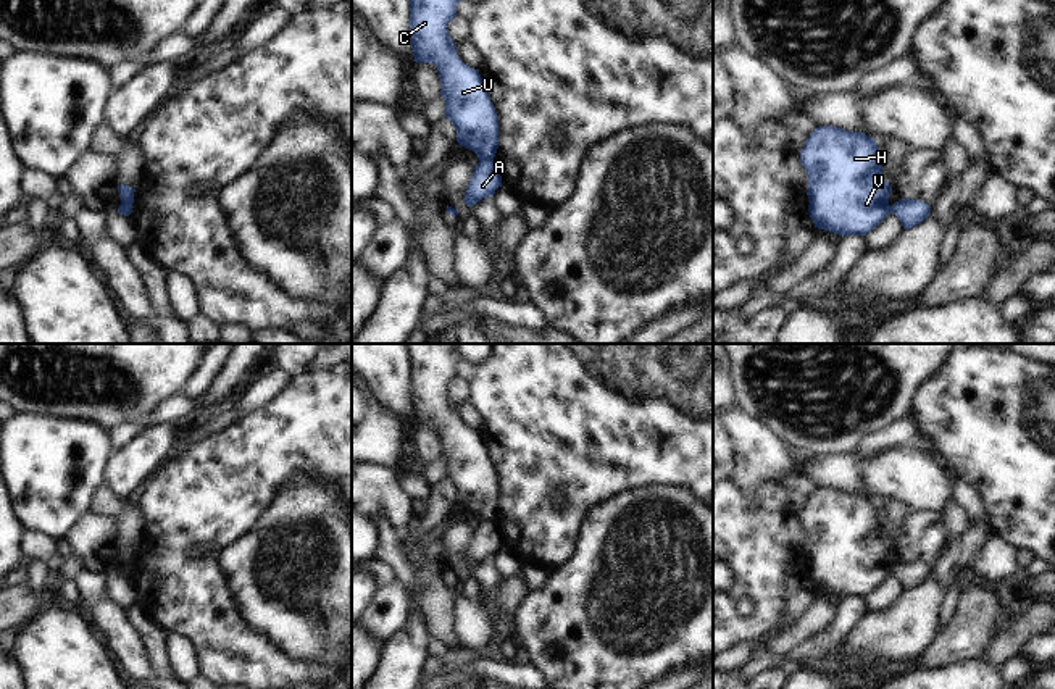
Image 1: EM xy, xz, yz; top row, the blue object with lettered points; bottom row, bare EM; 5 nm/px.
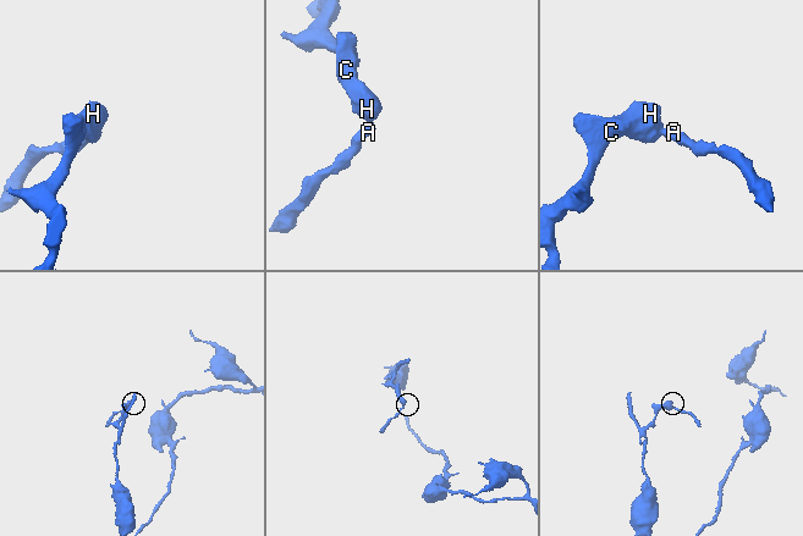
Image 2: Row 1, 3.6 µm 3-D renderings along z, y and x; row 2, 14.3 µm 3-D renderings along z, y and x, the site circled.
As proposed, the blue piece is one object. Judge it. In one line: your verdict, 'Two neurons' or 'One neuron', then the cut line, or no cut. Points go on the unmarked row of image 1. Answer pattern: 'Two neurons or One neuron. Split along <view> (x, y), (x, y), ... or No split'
Two neurons. Split along xz (492, 518), (479, 521)

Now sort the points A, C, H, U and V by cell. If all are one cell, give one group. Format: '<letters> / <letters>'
A / C H U V

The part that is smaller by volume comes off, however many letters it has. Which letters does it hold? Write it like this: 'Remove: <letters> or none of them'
Remove: A

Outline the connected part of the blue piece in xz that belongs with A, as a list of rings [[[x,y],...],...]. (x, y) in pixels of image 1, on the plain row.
[[[479,521],[468,545],[465,563],[473,568],[486,558],[494,558],[498,549],[502,549],[502,537],[495,521]]]

